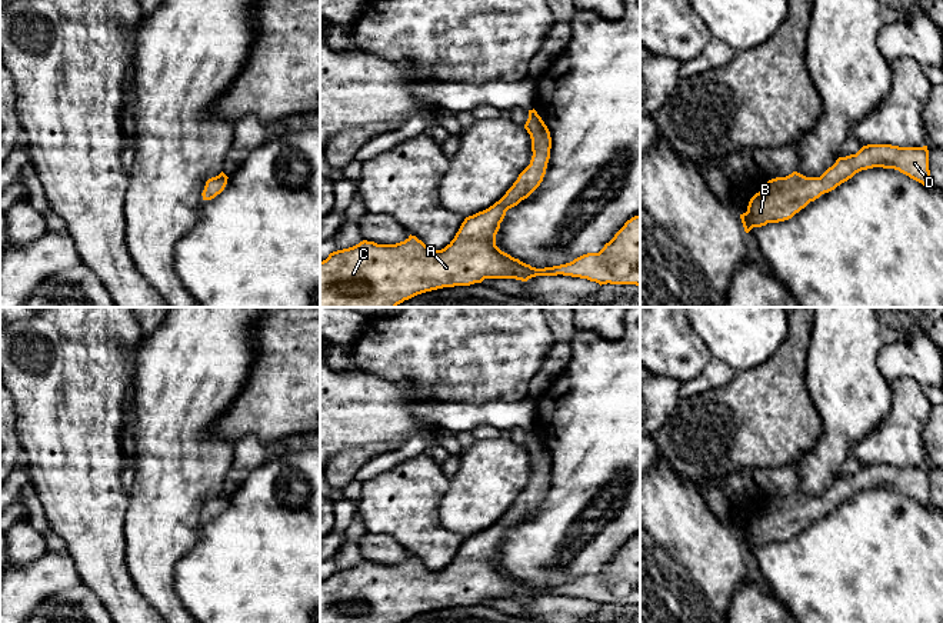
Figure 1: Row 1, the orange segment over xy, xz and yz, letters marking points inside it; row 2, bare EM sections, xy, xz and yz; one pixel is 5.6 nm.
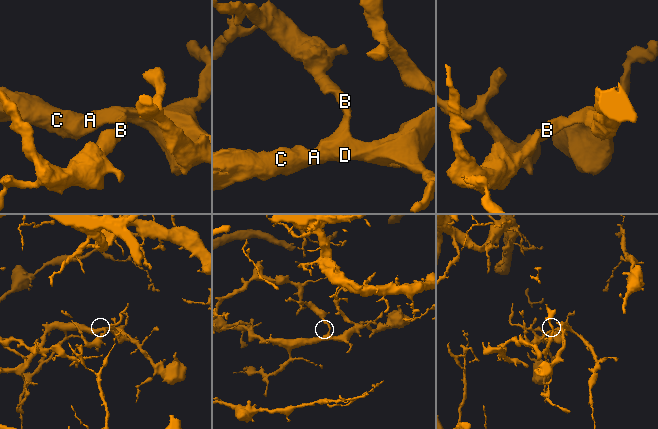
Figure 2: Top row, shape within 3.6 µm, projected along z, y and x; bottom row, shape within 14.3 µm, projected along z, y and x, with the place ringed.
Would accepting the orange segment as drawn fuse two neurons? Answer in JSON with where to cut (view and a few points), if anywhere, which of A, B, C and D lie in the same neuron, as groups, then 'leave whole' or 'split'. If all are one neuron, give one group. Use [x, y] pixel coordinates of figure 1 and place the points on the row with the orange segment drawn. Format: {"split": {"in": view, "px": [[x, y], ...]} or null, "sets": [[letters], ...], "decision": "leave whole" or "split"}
{"split": null, "sets": [["A", "B", "C", "D"]], "decision": "leave whole"}

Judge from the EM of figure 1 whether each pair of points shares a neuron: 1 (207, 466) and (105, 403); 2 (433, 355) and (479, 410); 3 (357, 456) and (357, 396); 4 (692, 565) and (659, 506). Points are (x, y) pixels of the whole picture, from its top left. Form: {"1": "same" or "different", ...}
{"1": "different", "2": "different", "3": "different", "4": "same"}

